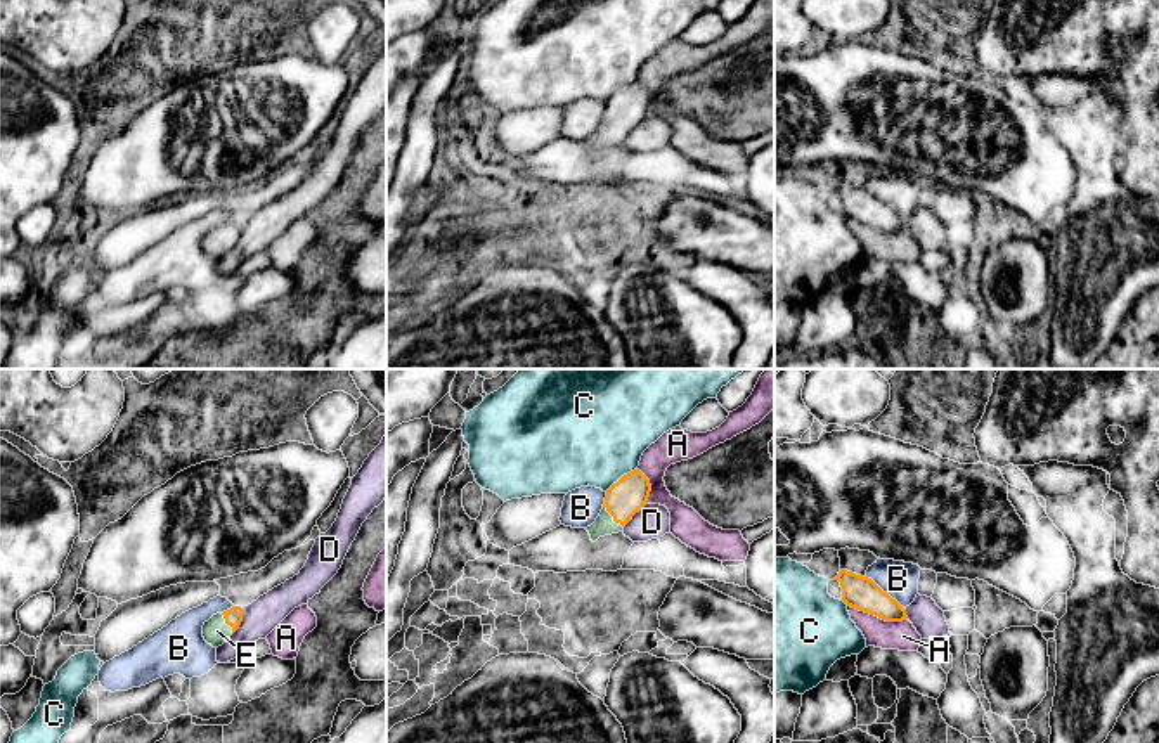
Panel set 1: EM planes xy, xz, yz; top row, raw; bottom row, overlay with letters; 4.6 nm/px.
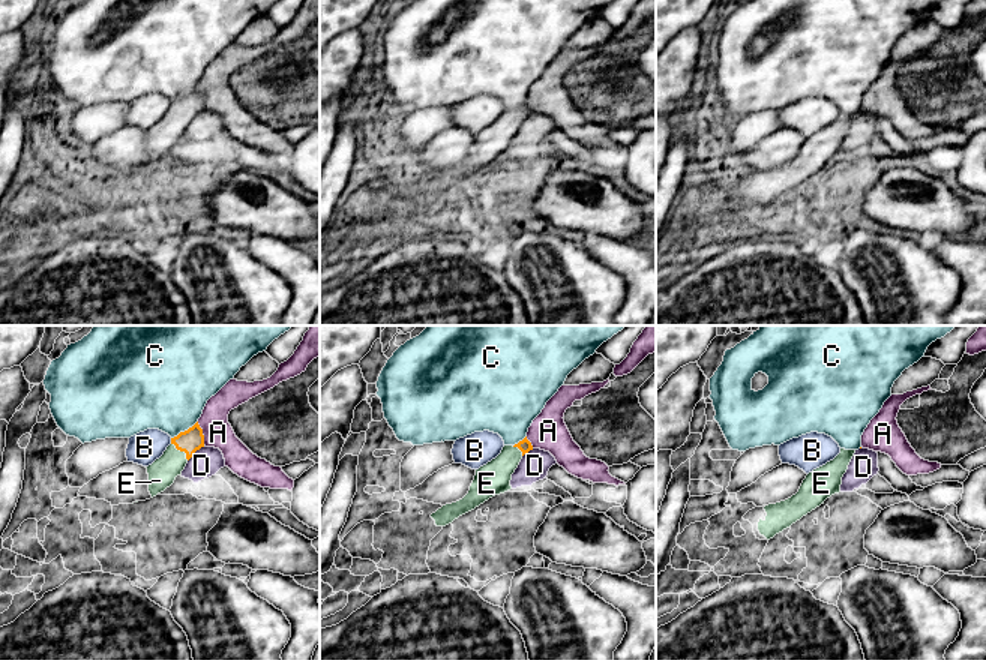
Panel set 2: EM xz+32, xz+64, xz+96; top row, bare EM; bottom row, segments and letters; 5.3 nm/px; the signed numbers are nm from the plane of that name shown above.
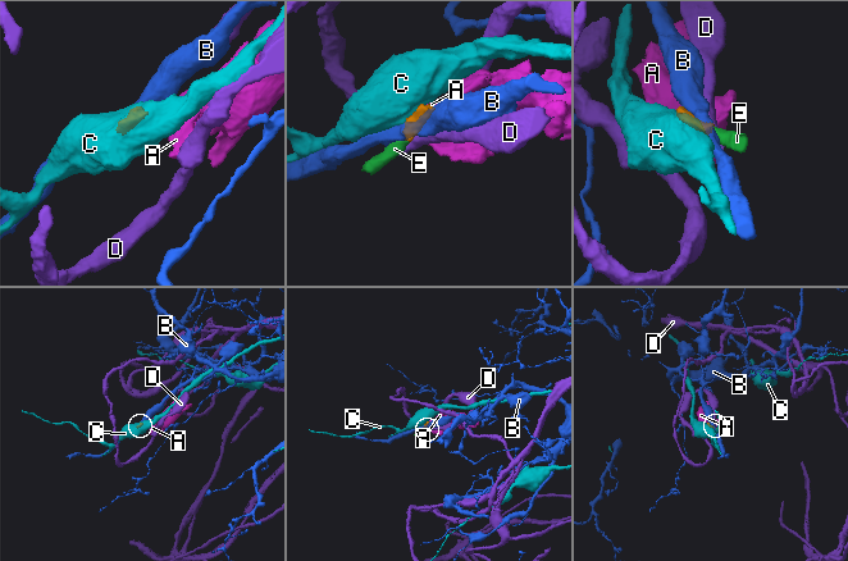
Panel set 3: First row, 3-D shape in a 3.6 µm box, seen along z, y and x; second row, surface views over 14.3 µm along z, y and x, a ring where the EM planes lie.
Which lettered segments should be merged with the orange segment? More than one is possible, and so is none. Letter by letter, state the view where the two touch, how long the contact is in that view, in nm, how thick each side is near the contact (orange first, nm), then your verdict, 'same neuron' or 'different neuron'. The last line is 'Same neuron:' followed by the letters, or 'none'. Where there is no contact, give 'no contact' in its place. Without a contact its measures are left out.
A: yz | 280 nm | 160/140 nm | different neuron
B: yz | 240 nm | 160/170 nm | different neuron
C: xz | 190 nm | 170/460 nm | different neuron
D: xy | 140 nm | 80/160 nm | different neuron
E: xz | 140 nm | 170/90 nm | same neuron
Same neuron: E

